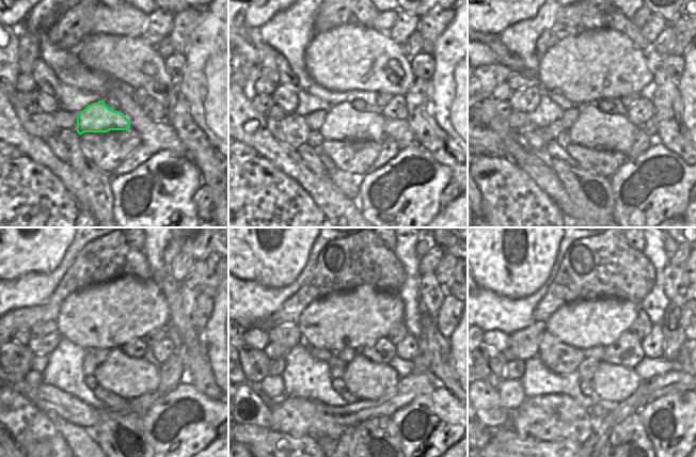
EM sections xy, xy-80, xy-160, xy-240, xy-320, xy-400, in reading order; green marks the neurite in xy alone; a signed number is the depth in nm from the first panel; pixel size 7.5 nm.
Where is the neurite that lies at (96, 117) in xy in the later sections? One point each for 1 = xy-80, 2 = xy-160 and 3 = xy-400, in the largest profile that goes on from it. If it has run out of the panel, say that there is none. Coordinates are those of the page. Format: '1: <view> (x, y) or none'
1: xy-80 (343, 123)
2: xy-160 (594, 129)
3: xy-400 (615, 383)

